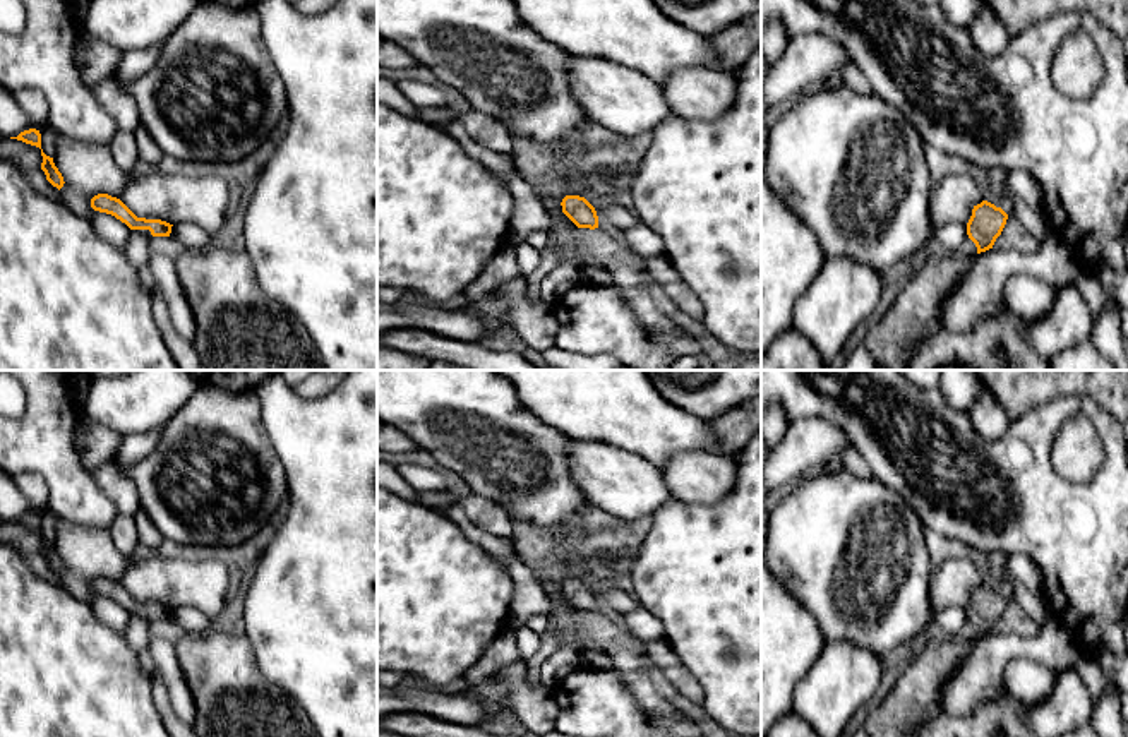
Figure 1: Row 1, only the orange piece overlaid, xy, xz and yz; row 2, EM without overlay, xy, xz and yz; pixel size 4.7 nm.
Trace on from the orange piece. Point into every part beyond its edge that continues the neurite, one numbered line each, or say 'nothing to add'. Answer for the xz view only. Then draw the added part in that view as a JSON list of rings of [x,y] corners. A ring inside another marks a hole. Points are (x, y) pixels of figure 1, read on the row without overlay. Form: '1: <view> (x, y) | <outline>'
1: xz (602, 568) | [[[639,550],[621,559],[590,557],[586,560],[574,560],[564,555],[566,579],[585,581],[586,576],[595,576],[598,581],[605,581],[619,572],[629,572]],[[564,579],[564,581],[566,581]]]

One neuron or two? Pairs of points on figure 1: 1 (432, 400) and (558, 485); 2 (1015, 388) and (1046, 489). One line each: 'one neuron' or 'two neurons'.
1: one neuron
2: two neurons

